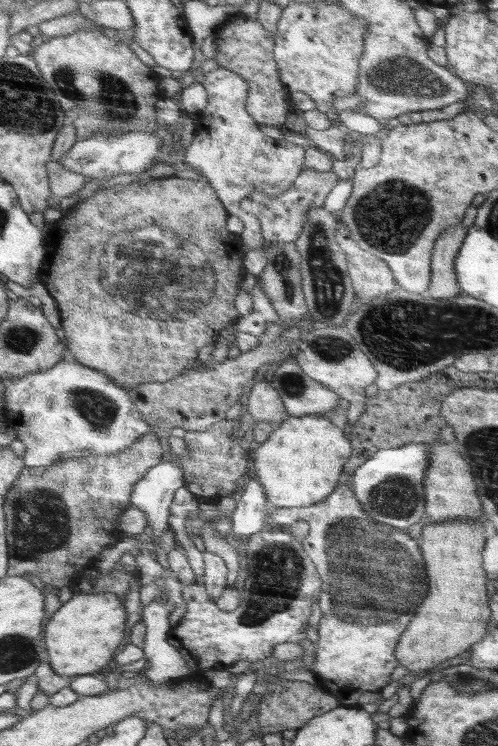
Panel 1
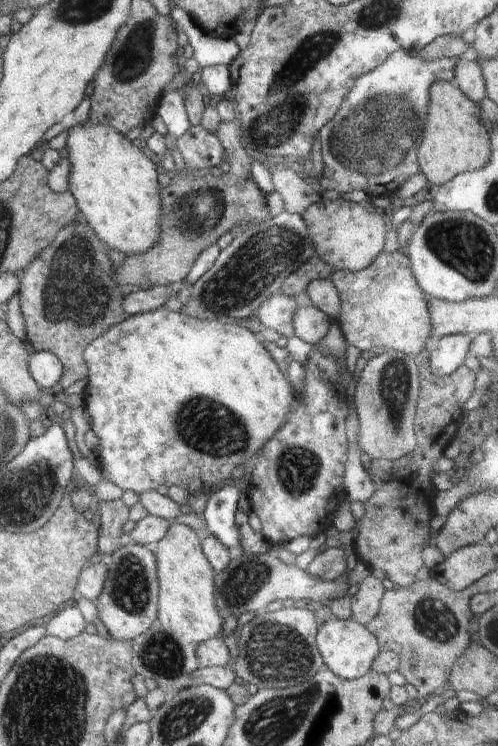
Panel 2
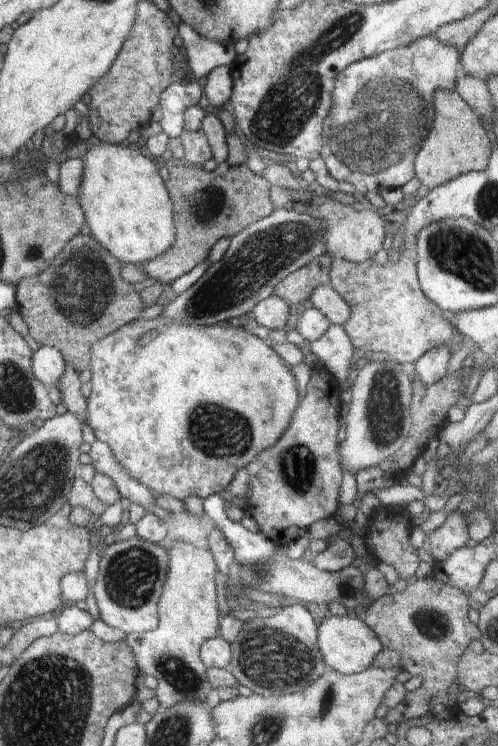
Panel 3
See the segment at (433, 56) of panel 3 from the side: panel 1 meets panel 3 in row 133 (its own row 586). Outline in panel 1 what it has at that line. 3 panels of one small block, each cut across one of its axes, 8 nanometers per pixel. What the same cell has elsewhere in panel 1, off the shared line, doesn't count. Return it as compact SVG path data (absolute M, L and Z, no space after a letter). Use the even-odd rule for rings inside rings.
M339 483L339 485L332 490L330 496L326 496L324 500L318 502L318 504L312 504L312 506L300 507L300 508L280 508L271 509L266 513L264 517L264 524L272 524L274 528L279 528L281 525L290 525L296 520L304 520L306 524L309 524L309 534L302 540L303 548L312 559L316 570L320 572L320 578L322 578L322 596L320 596L320 610L322 611L322 618L318 622L318 635L320 635L320 641L315 644L314 658L314 670L308 670L314 674L317 679L316 686L320 689L324 689L326 693L336 697L338 703L342 707L362 707L366 703L378 702L382 703L382 690L390 683L390 676L394 669L399 666L394 653L395 647L399 642L400 636L406 631L406 628L410 625L412 618L416 615L417 609L420 608L421 602L425 600L425 596L428 596L428 575L426 574L426 567L424 567L424 557L422 557L422 551L420 551L420 545L418 541L410 535L408 535L406 529L396 529L392 526L388 526L384 523L372 520L372 517L368 516L368 513L364 513L360 501L354 497L354 491L350 484Z

